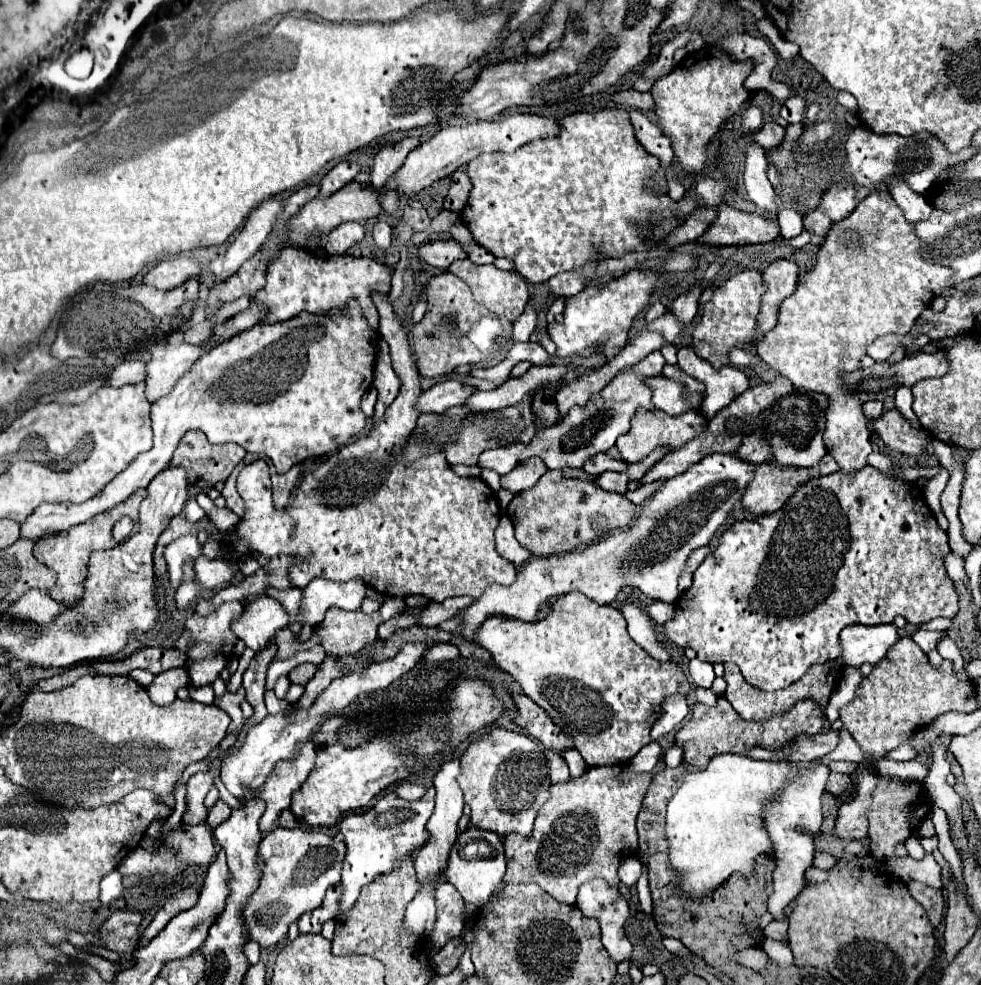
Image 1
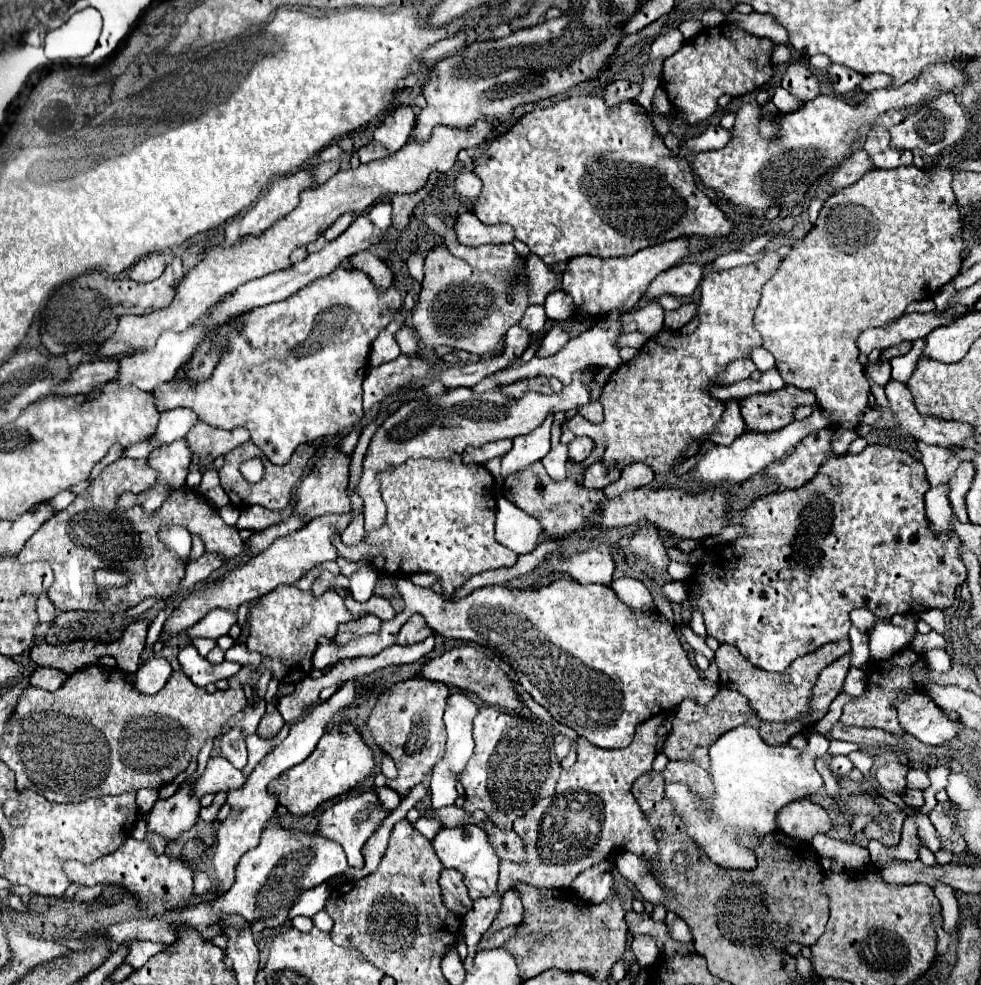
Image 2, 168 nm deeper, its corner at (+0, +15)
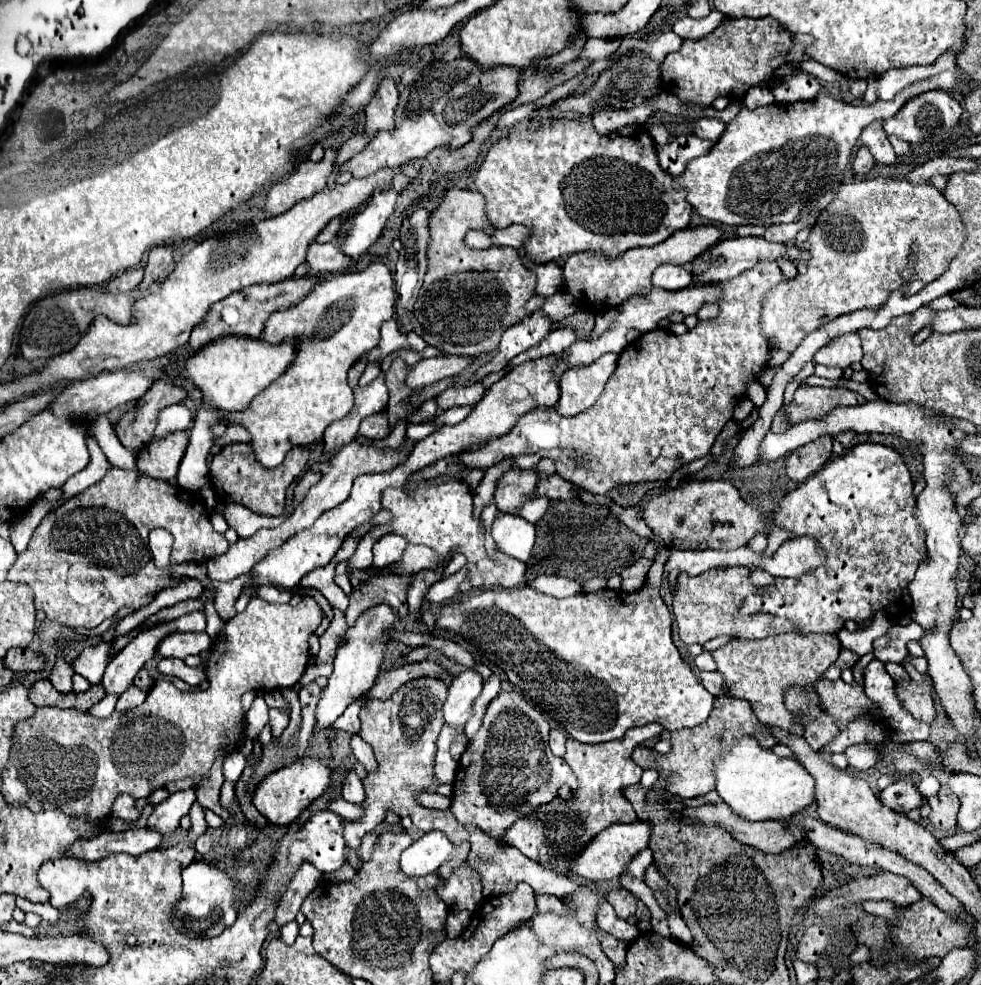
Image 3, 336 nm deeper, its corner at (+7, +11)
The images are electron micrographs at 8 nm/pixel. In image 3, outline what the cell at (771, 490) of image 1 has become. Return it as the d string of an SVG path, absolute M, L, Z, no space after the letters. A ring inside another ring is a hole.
M821 436L813 442L809 442L807 446L803 446L801 450L791 452L785 458L785 472L787 472L789 480L801 484L809 476L813 476L831 458L831 454L833 454L831 446L833 446L833 438Z

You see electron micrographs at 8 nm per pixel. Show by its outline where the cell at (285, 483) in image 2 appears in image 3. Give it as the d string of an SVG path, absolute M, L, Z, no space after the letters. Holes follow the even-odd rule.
M229 444L217 456L213 456L209 466L209 476L211 476L211 484L215 492L221 496L221 502L225 504L237 502L263 516L283 516L287 486L303 472L303 468L307 466L307 460L309 460L309 452L297 446L287 454L281 466L267 470L255 460L251 444Z

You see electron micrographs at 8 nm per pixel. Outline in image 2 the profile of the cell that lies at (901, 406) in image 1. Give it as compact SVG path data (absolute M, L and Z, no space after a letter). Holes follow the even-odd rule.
M914 340L912 342L912 348L908 354L904 356L898 356L898 358L892 358L890 360L890 366L892 366L892 378L898 380L898 382L908 382L908 378L912 376L914 372L914 366L918 362L918 358L922 356L922 350L924 350L924 340Z

